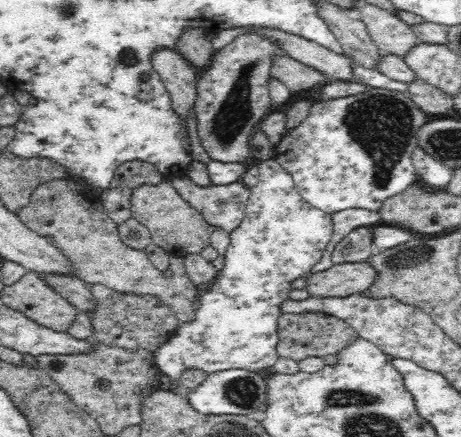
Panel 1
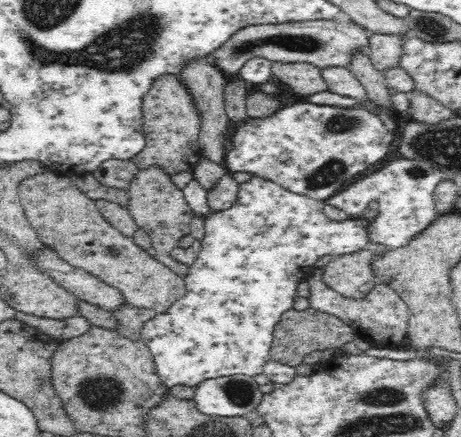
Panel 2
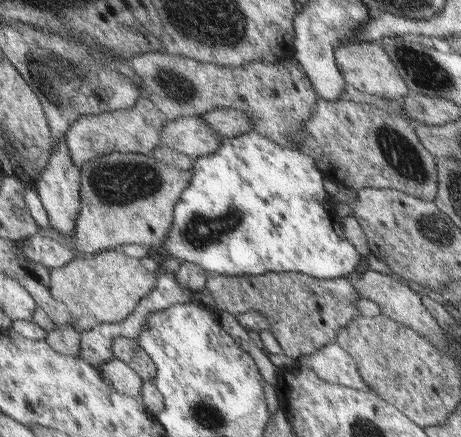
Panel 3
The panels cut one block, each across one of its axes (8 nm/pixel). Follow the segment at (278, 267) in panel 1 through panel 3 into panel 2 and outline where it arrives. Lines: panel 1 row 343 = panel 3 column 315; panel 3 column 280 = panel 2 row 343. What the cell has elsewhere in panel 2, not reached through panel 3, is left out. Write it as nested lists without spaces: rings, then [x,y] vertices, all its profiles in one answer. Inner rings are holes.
[[[252,176],[250,182],[240,184],[236,202],[220,212],[210,212],[204,218],[206,236],[200,240],[202,250],[184,274],[186,294],[176,300],[166,314],[150,318],[140,330],[142,342],[150,348],[156,362],[156,372],[168,390],[176,386],[196,388],[204,380],[222,376],[256,376],[264,374],[264,366],[272,360],[272,332],[286,310],[296,304],[296,288],[320,258],[354,254],[366,250],[370,242],[368,222],[364,218],[350,218],[346,222],[328,220],[324,202],[294,194],[270,180]]]

